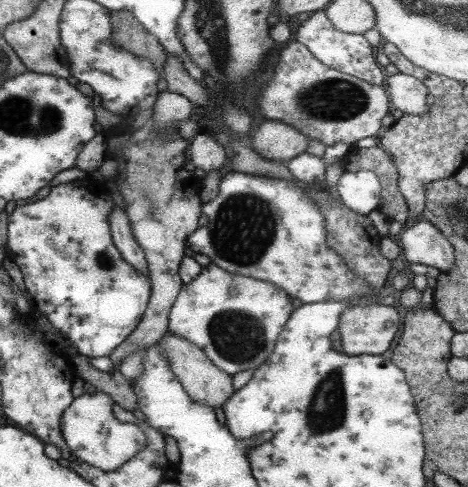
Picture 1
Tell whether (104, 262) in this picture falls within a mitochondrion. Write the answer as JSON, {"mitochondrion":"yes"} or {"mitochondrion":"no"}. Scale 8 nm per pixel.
{"mitochondrion":"yes"}

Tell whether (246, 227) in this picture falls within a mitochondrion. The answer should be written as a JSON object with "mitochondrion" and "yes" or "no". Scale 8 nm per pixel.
{"mitochondrion":"yes"}

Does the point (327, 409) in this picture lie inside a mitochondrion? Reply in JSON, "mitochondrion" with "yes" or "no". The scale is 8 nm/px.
{"mitochondrion":"yes"}

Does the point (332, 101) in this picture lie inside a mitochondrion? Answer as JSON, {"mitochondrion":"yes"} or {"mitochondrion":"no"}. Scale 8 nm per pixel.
{"mitochondrion":"yes"}

